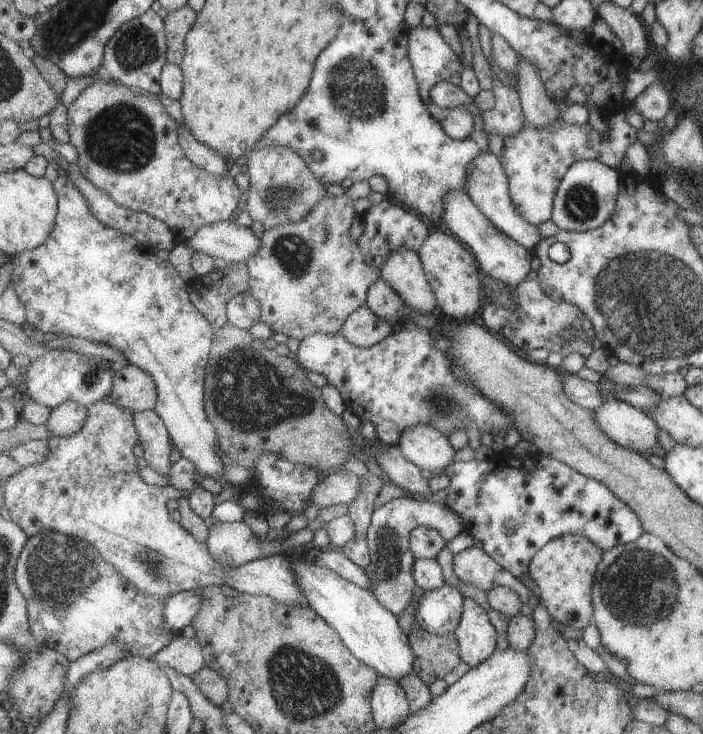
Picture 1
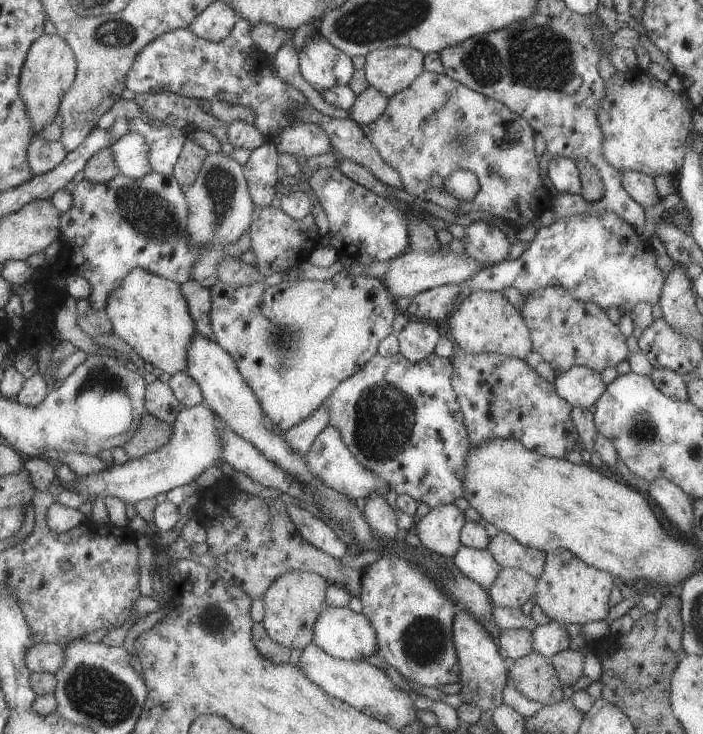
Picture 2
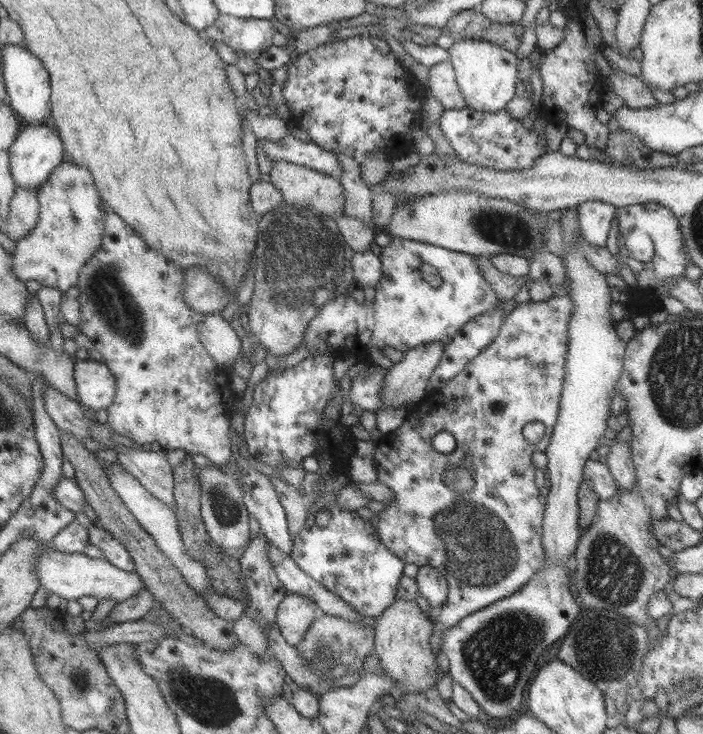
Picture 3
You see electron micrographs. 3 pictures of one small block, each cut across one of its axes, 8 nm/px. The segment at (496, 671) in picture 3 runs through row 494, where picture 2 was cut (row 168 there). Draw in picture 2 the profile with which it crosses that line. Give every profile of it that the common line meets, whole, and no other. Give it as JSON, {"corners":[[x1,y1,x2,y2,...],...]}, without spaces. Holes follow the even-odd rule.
{"corners":[[551,157,548,167,549,181,558,193,580,195,581,182,574,160,565,157]]}

